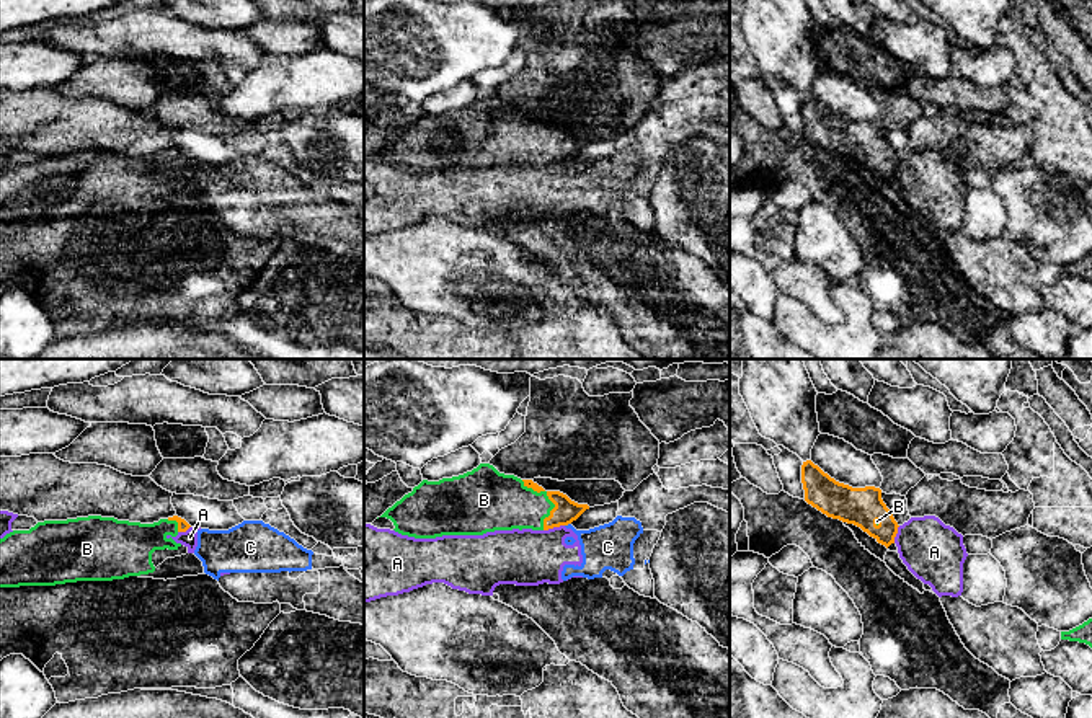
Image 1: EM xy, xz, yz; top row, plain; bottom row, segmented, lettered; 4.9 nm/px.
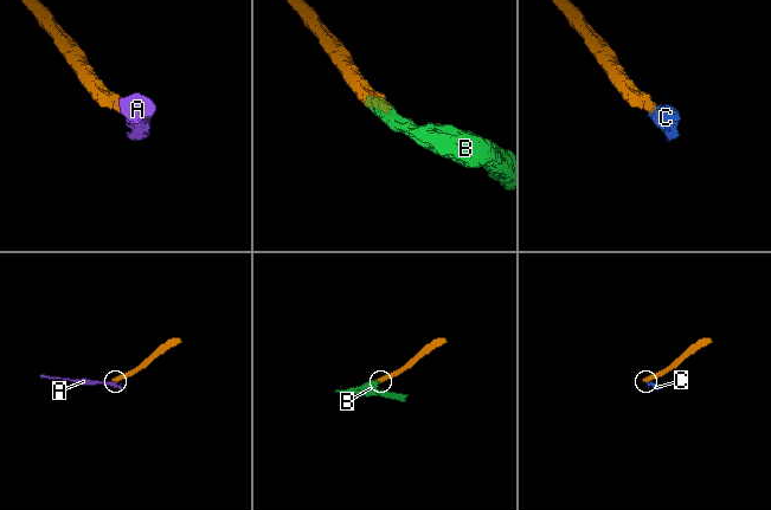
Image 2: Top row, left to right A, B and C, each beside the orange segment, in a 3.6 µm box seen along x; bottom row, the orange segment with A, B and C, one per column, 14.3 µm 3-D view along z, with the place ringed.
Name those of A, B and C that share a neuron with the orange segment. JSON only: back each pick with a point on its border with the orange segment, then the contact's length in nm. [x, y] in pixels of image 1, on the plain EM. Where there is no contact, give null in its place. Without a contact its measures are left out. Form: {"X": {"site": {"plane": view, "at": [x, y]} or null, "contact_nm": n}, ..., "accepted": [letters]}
{"B": {"site": {"plane": "xz", "at": [549, 132]}, "contact_nm": 280}, "accepted": ["B"]}

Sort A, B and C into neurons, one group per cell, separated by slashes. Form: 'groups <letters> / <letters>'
groups A C / B

